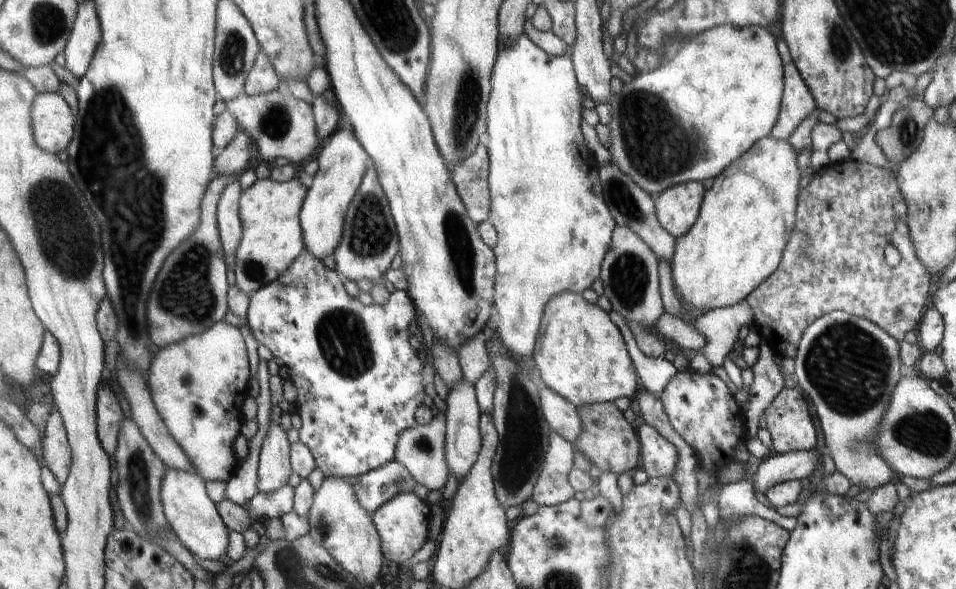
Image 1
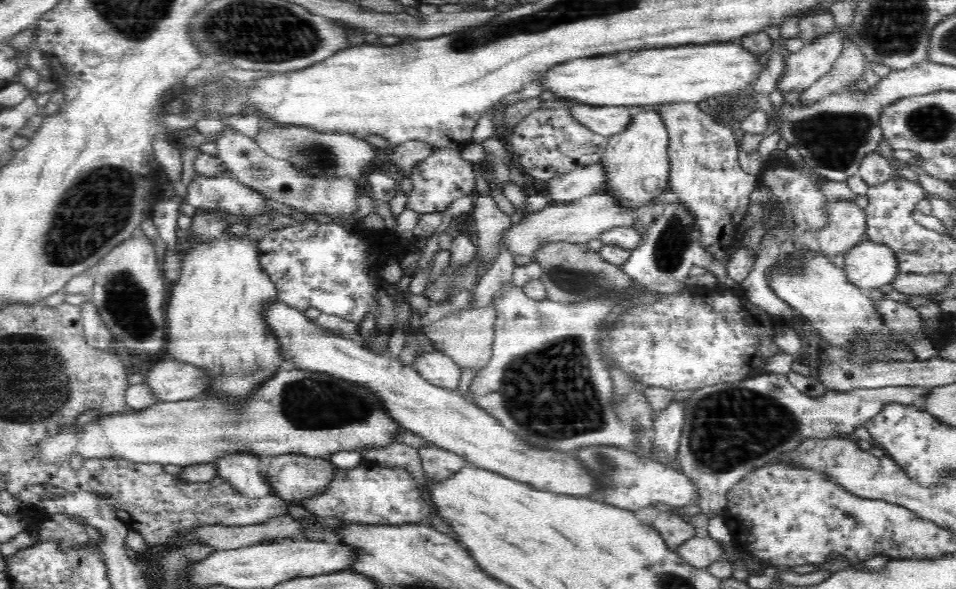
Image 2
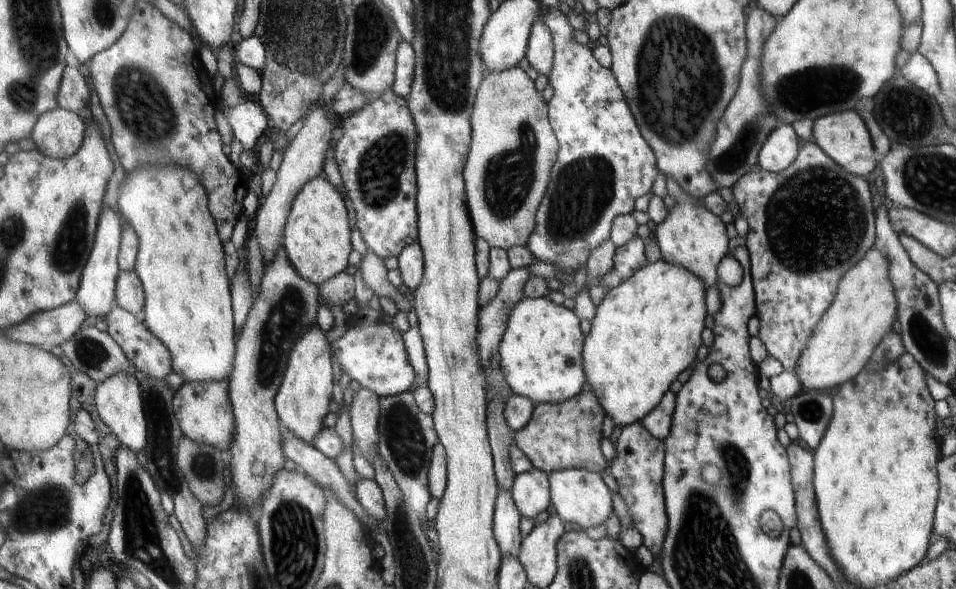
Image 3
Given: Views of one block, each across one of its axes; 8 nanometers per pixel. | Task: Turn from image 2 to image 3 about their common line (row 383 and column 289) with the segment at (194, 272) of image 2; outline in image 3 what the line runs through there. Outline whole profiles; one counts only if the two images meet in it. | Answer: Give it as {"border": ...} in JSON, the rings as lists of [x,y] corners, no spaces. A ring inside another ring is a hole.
{"border":[[[324,176],[314,177],[303,186],[284,226],[283,245],[286,247],[286,256],[296,274],[308,282],[318,286],[335,278],[336,274],[348,266],[348,254],[352,250],[348,210],[342,196],[332,188],[328,180],[324,180]]]}

